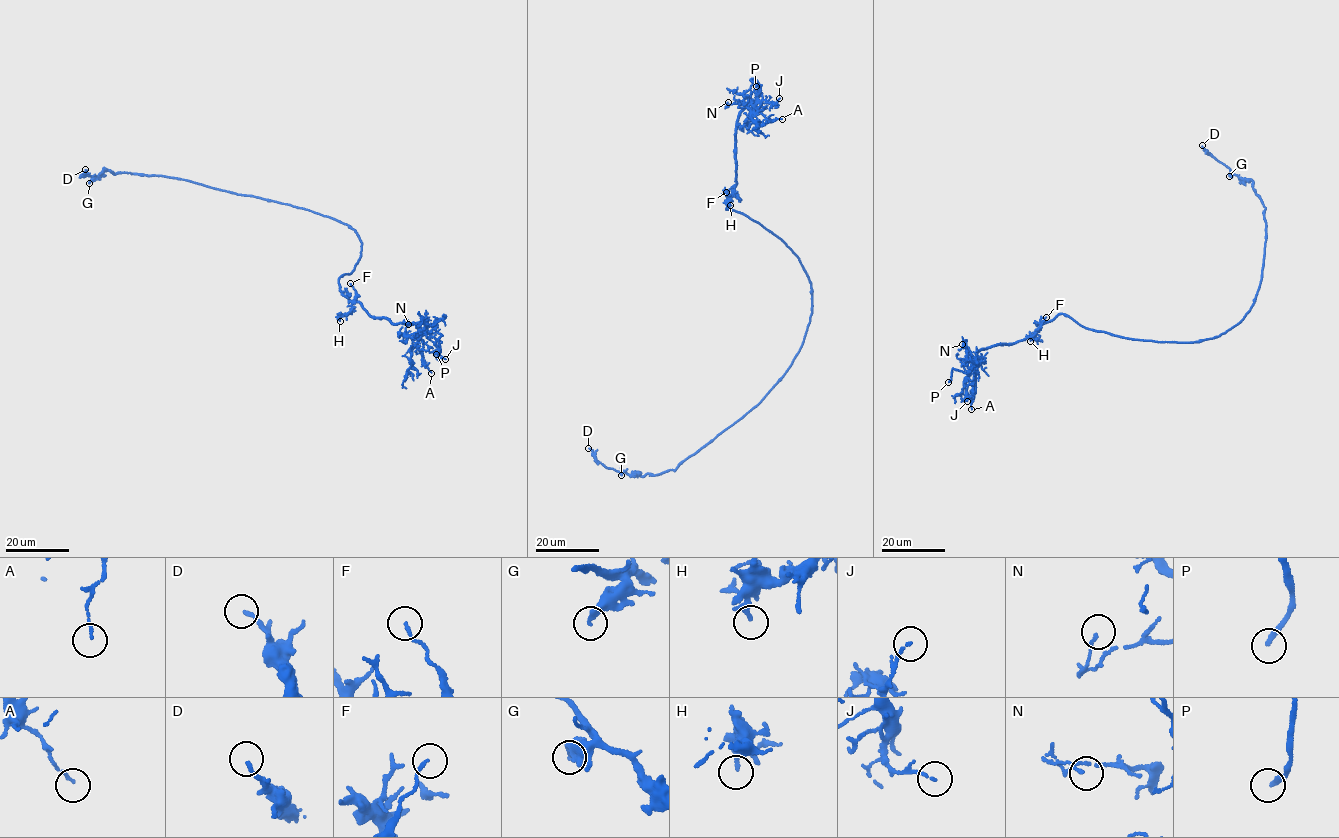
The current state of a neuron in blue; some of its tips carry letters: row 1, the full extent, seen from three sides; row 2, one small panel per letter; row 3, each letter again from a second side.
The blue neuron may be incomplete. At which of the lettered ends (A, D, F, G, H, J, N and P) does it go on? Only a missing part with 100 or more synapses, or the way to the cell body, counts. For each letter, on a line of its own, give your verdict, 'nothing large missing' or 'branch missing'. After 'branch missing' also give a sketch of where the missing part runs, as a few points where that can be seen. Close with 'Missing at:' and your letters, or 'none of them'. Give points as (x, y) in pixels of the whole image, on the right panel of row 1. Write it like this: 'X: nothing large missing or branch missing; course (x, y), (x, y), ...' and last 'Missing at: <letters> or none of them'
A: nothing large missing
D: nothing large missing
F: nothing large missing
G: nothing large missing
H: nothing large missing
J: nothing large missing
N: nothing large missing
P: branch missing; course (948, 382), (916, 342), (901, 300), (890, 287), (883, 270)
Missing at: P

